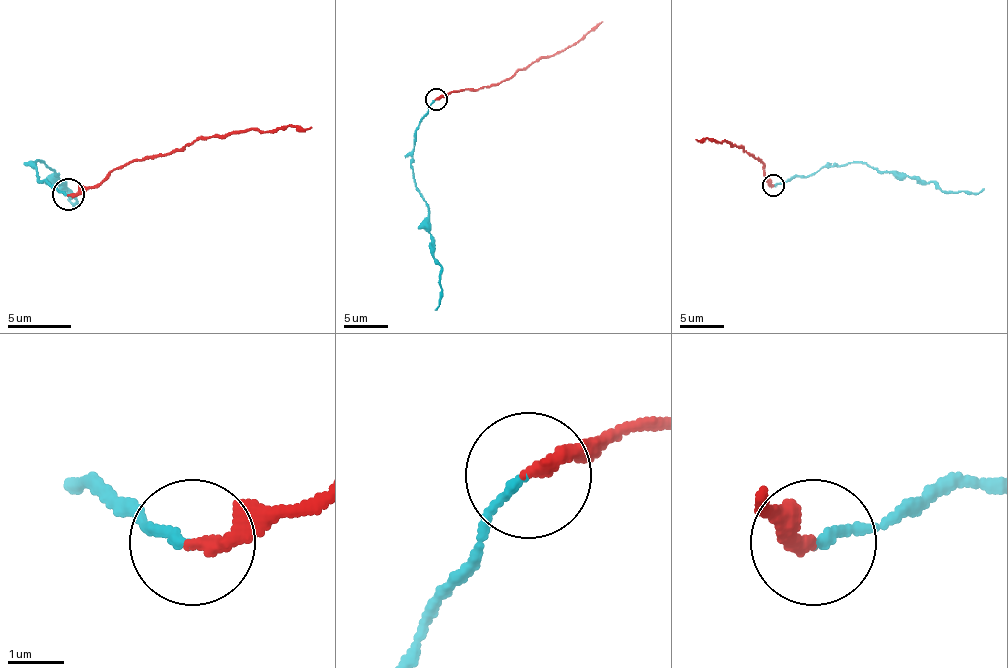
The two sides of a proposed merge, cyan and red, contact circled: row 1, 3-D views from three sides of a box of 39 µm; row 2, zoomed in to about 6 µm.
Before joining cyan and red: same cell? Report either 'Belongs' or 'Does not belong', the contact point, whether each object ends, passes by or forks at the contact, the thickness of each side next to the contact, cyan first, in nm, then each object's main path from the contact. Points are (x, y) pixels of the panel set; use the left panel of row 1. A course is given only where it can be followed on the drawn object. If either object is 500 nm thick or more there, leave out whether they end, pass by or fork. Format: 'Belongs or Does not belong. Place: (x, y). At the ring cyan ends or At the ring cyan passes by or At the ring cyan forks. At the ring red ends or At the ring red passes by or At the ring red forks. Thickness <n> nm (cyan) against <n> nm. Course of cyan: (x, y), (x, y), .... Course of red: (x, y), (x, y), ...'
Does not belong. Place: (68, 194). At the ring cyan ends. At the ring red ends. Thickness 160 nm (cyan) against 240 nm. Course of cyan: (69, 195), (40, 182), (34, 166), (31, 166), (40, 160), (56, 176), (76, 205), (66, 198). Course of red: (69, 195), (98, 186), (114, 170), (162, 157), (197, 141), (255, 131), (312, 128)

